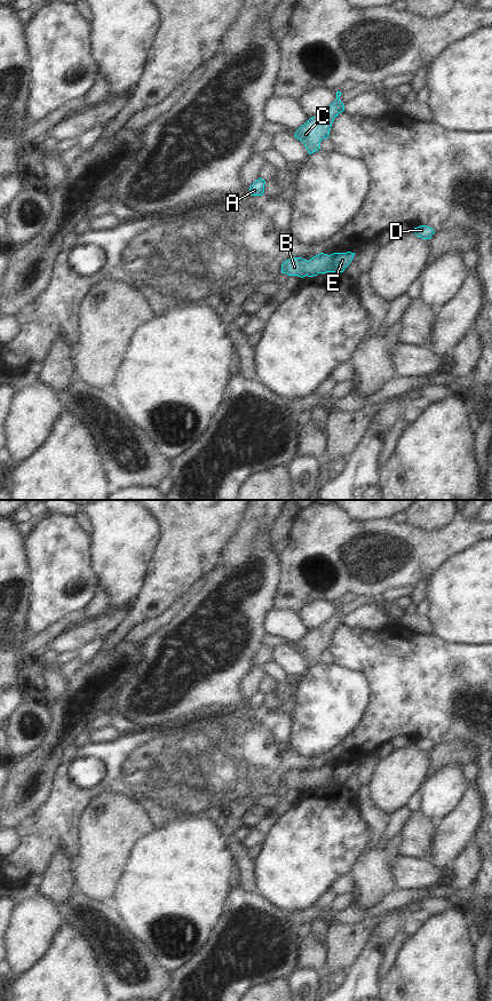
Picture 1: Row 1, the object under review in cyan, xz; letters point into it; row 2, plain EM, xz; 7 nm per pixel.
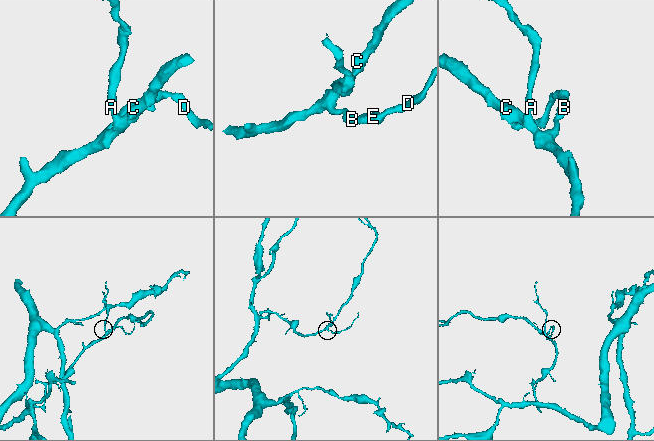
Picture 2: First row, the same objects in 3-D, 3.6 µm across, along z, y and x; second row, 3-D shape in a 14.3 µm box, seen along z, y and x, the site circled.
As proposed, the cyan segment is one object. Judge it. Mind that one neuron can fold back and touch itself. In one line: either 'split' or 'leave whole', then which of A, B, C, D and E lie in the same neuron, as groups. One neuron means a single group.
leave whole; groups A B C D E

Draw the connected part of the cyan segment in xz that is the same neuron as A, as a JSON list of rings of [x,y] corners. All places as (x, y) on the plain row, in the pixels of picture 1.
[[[261,690],[256,692],[251,699],[249,699],[249,707],[251,708],[262,708],[264,705],[264,697],[265,693]]]

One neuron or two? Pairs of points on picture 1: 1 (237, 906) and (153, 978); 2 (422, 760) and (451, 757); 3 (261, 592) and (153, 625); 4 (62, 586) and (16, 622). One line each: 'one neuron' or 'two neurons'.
1: two neurons
2: two neurons
3: two neurons
4: two neurons

